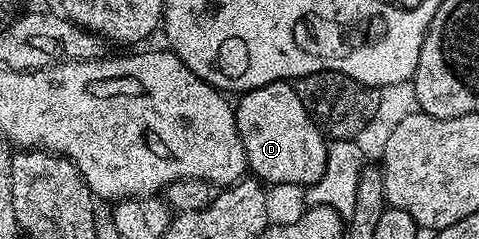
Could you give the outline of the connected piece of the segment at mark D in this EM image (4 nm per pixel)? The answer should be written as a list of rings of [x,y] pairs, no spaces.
[[[293,82],[269,83],[260,89],[243,91],[237,99],[233,104],[234,116],[240,141],[244,145],[246,166],[263,184],[291,183],[309,189],[316,181],[320,181],[326,164],[328,139],[314,124],[308,109],[304,109],[304,101],[300,101],[297,86]]]

